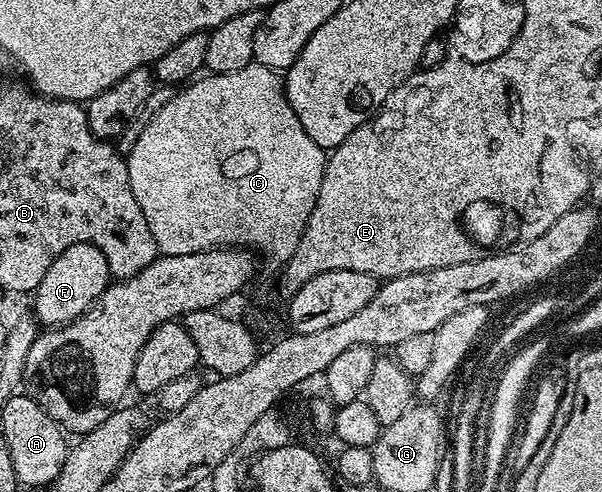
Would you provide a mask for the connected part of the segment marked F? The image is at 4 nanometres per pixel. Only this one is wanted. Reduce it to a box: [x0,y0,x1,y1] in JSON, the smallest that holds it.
[34,242,109,327]

